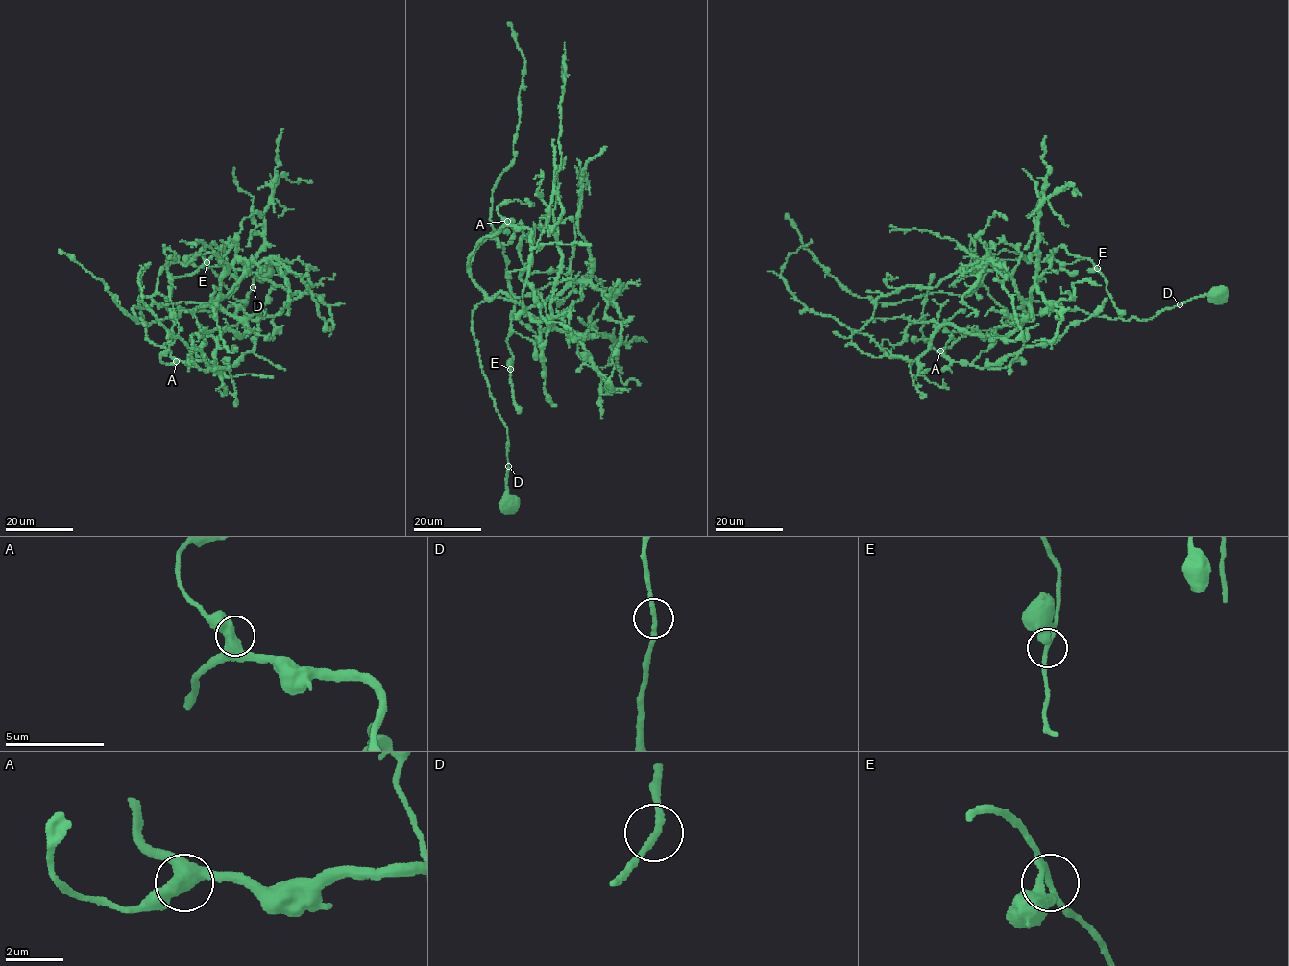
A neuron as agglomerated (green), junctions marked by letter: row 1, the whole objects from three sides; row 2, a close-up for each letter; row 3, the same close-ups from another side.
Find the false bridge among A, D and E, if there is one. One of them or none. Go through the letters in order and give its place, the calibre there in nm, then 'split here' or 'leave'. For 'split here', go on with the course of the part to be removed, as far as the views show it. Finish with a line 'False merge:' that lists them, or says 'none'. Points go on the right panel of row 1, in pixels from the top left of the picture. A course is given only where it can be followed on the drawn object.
A: (940, 350) | 600 nm | leave
D: (1179, 304) | 200 nm | leave
E: (1097, 268) | 170 nm | leave
False merge: none

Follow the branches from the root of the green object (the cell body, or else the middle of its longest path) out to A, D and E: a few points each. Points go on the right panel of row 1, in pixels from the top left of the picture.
A: (1218, 294), (1127, 321), (1027, 299), (1019, 306), (1029, 314), (940, 350)
D: (1218, 294), (1204, 294), (1179, 304)
E: (1218, 294), (1127, 321), (1027, 299), (1019, 306), (1029, 314), (1010, 316), (978, 285), (1008, 259), (1097, 268)

